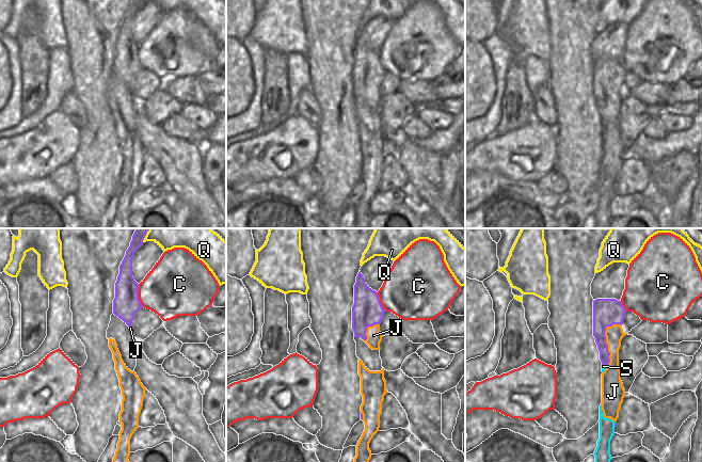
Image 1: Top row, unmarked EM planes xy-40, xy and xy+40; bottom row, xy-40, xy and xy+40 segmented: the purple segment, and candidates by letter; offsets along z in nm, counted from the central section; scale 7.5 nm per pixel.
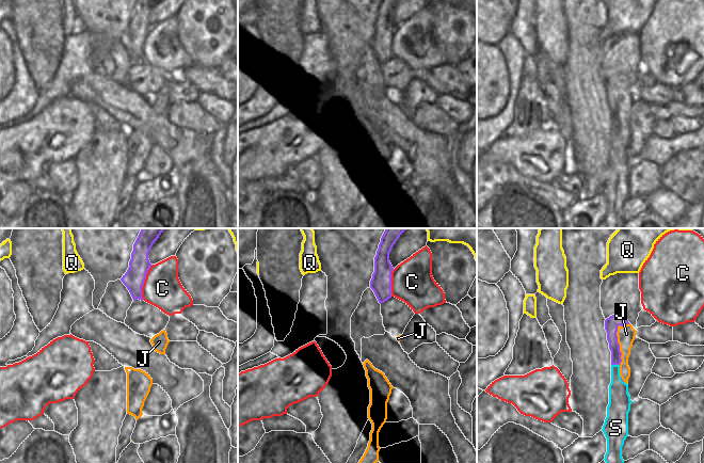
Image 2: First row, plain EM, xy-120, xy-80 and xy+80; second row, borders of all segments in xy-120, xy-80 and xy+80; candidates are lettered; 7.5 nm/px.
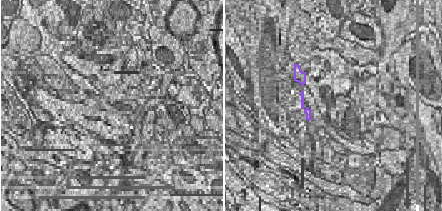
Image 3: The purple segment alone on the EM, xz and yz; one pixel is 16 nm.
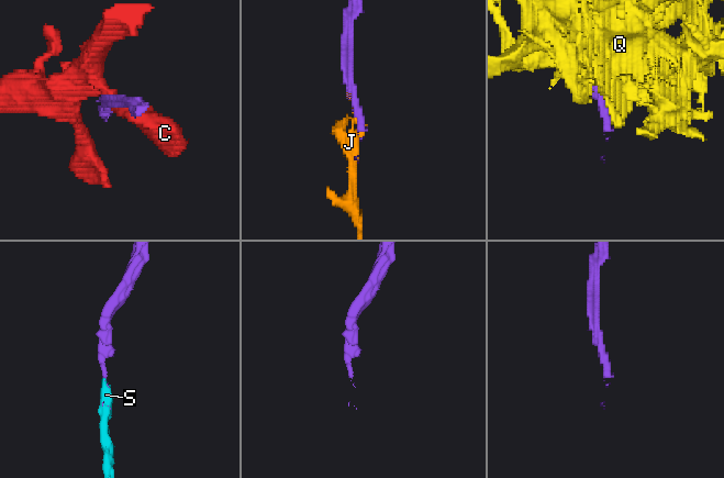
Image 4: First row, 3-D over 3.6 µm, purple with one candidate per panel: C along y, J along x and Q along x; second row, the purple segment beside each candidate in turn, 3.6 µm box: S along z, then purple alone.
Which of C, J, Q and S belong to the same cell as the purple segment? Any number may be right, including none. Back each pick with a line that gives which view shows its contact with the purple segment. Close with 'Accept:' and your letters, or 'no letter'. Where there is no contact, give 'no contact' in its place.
S: xy+40
Accept: S

